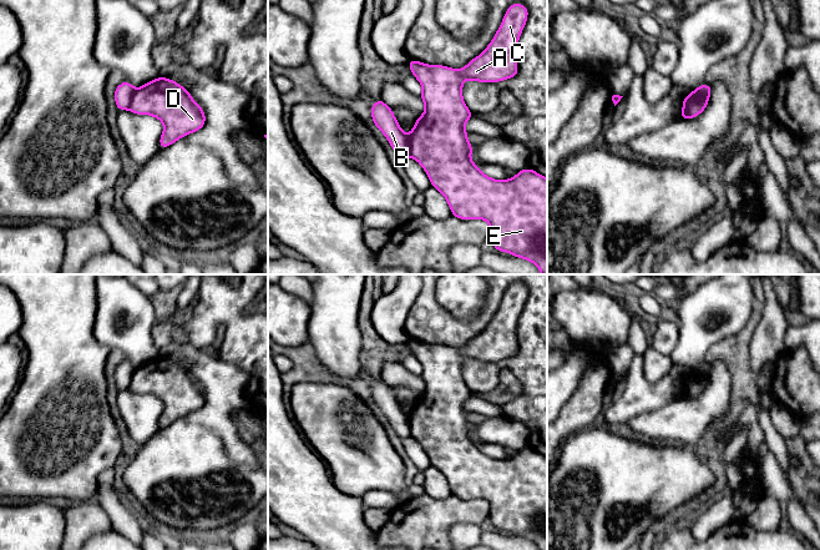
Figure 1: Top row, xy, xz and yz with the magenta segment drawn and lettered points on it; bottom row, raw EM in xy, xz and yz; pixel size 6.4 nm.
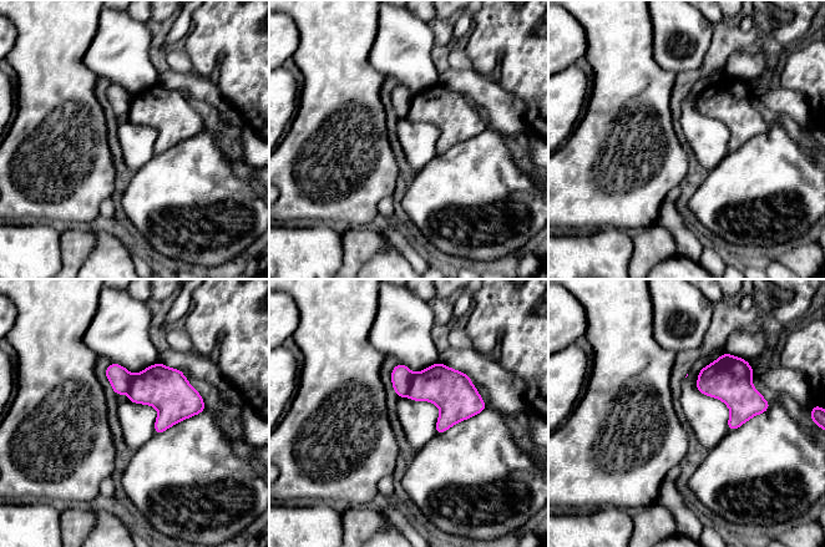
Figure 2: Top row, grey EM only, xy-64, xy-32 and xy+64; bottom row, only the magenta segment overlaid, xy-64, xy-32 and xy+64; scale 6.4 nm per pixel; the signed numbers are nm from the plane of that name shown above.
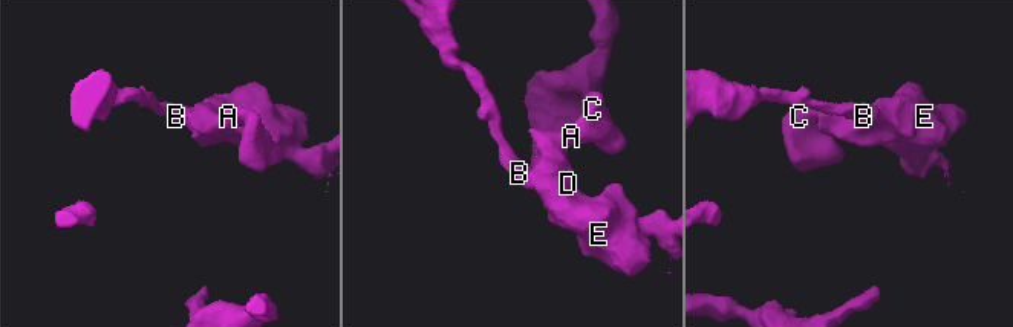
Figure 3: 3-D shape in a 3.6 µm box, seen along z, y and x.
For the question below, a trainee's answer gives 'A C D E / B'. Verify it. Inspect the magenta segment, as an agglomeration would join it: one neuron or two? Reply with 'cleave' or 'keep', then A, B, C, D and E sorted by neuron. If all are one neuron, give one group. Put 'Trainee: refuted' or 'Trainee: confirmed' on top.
Trainee: confirmed
cleave; A C D E / B

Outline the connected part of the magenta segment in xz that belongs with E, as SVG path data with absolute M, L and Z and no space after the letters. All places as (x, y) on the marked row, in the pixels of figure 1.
M511 4L489 46L460 70L416 60L408 62L422 86L420 97L425 104L424 113L409 135L409 145L410 157L421 165L431 186L446 198L452 216L487 221L490 239L498 252L527 259L538 267L541 274L547 274L547 178L531 168L503 181L484 175L471 161L472 146L467 141L465 123L472 113L462 99L465 80L493 84L517 75L517 44L527 16L528 10L523 4Z

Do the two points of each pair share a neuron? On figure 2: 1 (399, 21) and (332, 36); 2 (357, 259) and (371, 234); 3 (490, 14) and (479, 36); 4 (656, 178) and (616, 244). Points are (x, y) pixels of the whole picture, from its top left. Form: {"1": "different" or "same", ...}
{"1": "different", "2": "same", "3": "same", "4": "different"}

